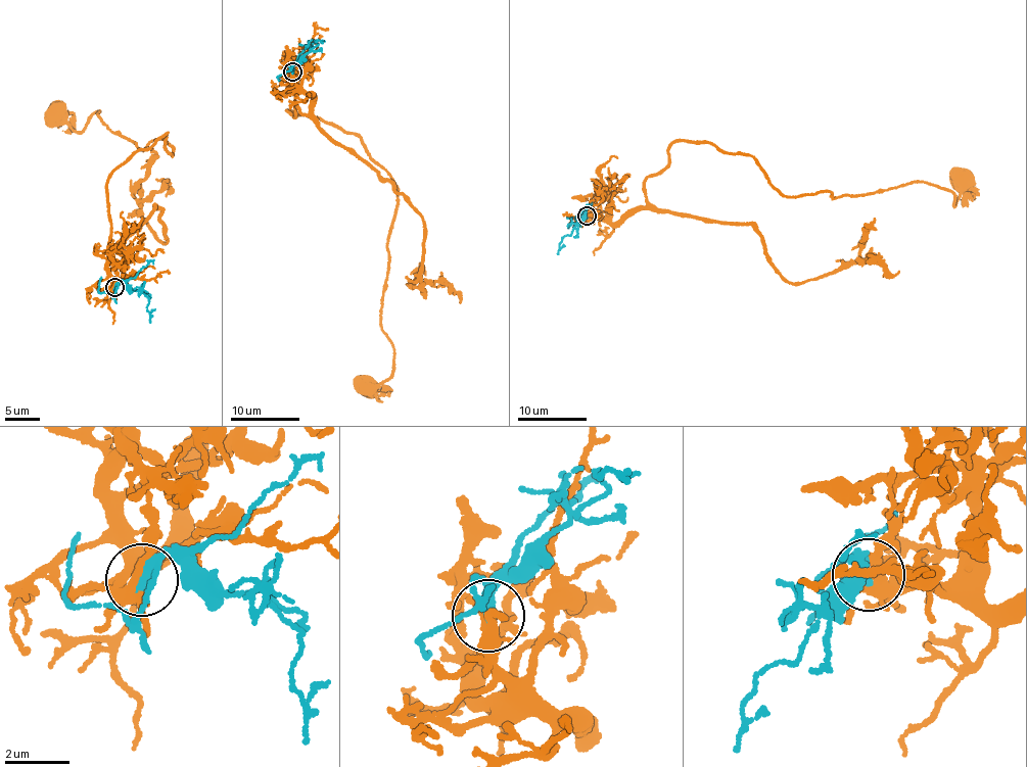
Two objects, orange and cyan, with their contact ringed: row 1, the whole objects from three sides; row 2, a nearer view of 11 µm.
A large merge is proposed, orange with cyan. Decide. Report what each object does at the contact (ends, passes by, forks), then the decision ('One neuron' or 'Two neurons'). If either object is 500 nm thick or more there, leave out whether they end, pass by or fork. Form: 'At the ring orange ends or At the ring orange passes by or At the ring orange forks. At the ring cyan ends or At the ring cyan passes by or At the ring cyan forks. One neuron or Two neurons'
At the ring orange forks. At the ring cyan passes by. One neuron

